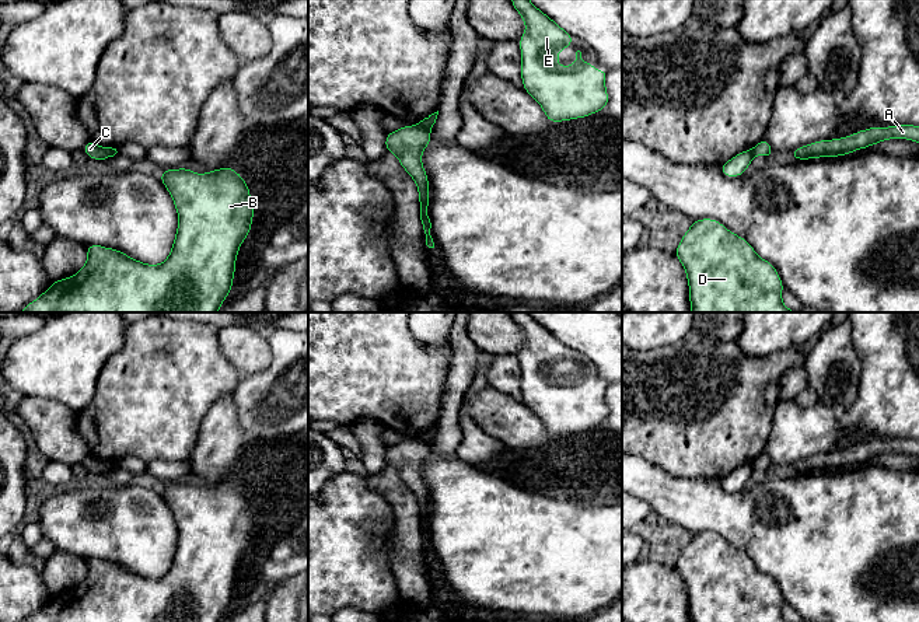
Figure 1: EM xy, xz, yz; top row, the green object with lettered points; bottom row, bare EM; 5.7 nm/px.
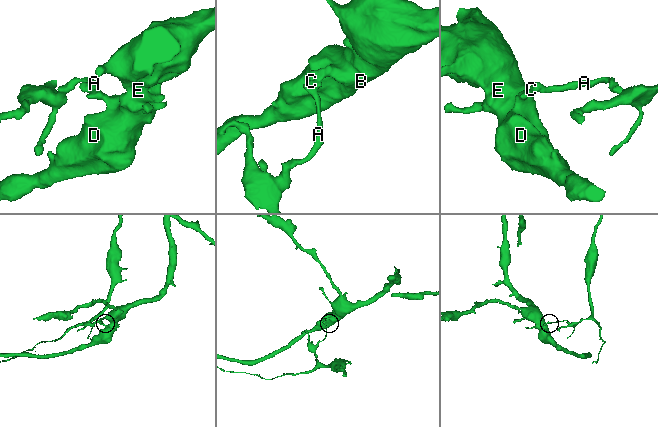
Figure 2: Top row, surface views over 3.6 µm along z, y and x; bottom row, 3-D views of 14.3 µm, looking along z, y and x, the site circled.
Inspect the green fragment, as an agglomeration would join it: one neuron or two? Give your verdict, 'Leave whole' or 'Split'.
Split

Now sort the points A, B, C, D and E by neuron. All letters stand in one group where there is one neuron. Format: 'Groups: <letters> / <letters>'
Groups: A C / B D E

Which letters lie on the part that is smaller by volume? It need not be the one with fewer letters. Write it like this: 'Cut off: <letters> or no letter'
Cut off: A, C

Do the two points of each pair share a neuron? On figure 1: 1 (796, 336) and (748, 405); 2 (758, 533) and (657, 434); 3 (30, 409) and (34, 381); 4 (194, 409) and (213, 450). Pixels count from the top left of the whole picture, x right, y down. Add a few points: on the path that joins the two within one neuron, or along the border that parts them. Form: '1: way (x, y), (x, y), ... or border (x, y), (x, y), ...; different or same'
1: border (800, 348), (788, 348), (768, 356), (755, 356); different
2: border (668, 474), (673, 477), (715, 477), (717, 479); different
3: border (24, 397), (46, 397), (65, 404); different
4: border (220, 398), (206, 413), (196, 444), (188, 455); different

